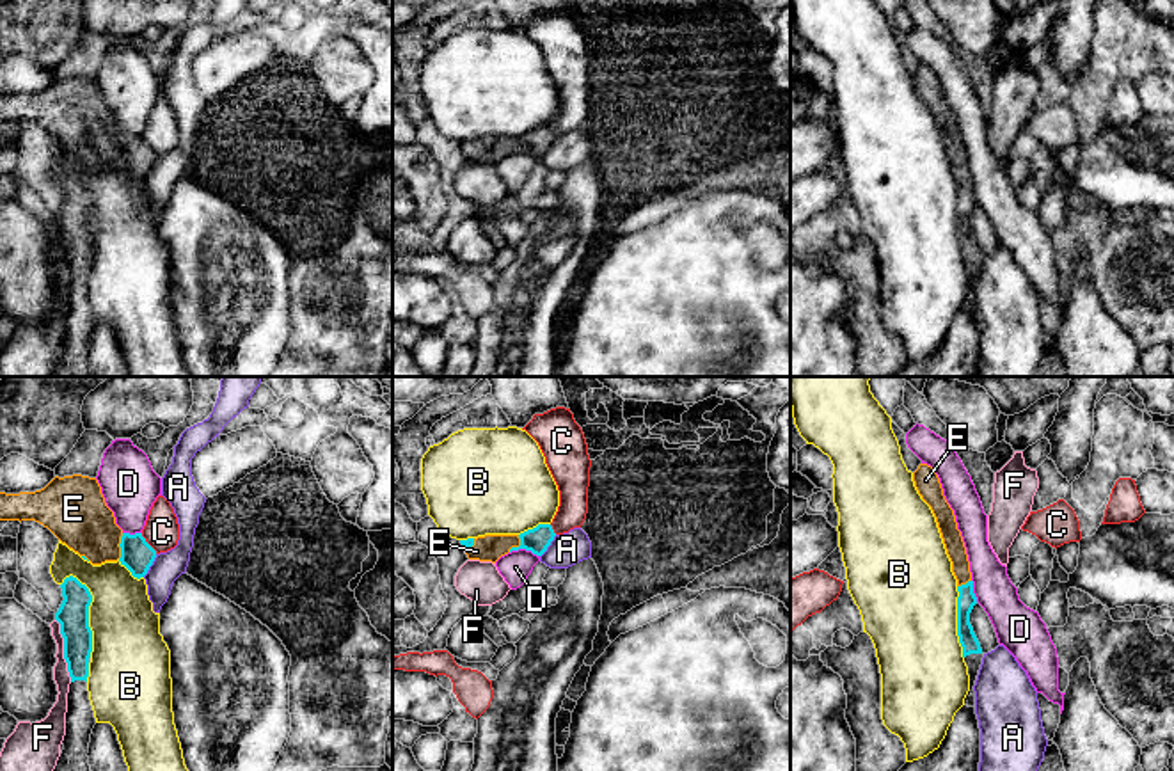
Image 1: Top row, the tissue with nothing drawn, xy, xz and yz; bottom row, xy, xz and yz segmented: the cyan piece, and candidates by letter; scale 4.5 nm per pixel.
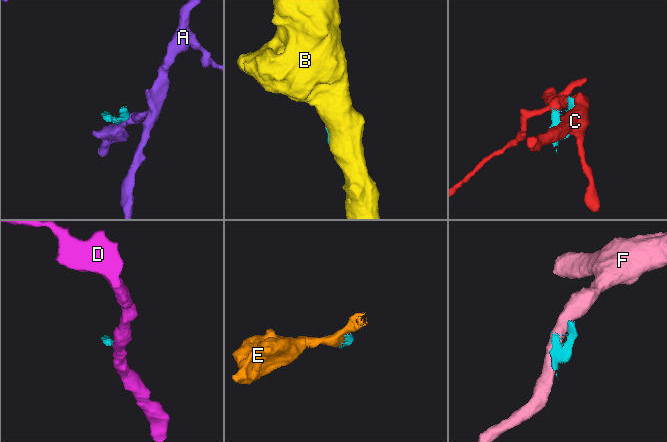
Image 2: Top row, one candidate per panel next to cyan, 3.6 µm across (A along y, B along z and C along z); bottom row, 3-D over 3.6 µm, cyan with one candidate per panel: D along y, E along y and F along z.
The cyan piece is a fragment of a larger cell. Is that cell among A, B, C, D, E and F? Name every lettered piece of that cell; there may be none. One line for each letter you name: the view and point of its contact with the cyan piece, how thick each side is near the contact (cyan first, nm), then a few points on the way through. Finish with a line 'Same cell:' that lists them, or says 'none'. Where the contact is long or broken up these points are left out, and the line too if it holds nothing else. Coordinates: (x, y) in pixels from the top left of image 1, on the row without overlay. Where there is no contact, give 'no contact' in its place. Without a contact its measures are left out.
E: meets cyan in xy at (119, 148); 150 nm thick on the cyan side, 280 nm on the other
Same cell: E

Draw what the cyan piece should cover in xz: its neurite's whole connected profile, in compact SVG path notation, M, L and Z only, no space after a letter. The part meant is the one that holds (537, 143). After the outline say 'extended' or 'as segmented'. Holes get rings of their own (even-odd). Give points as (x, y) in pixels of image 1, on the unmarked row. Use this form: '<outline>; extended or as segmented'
M538 126L520 137L485 137L460 142L460 146L469 162L496 165L501 158L519 151L542 158L554 139L556 135L551 126Z; extended

